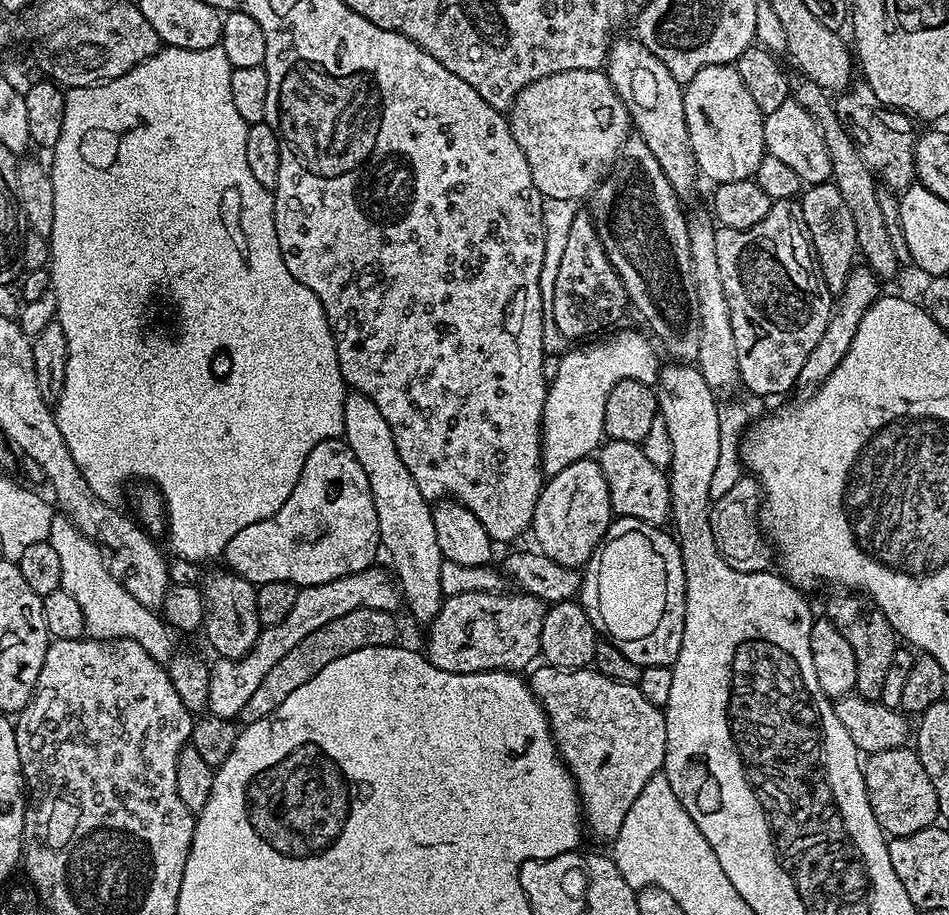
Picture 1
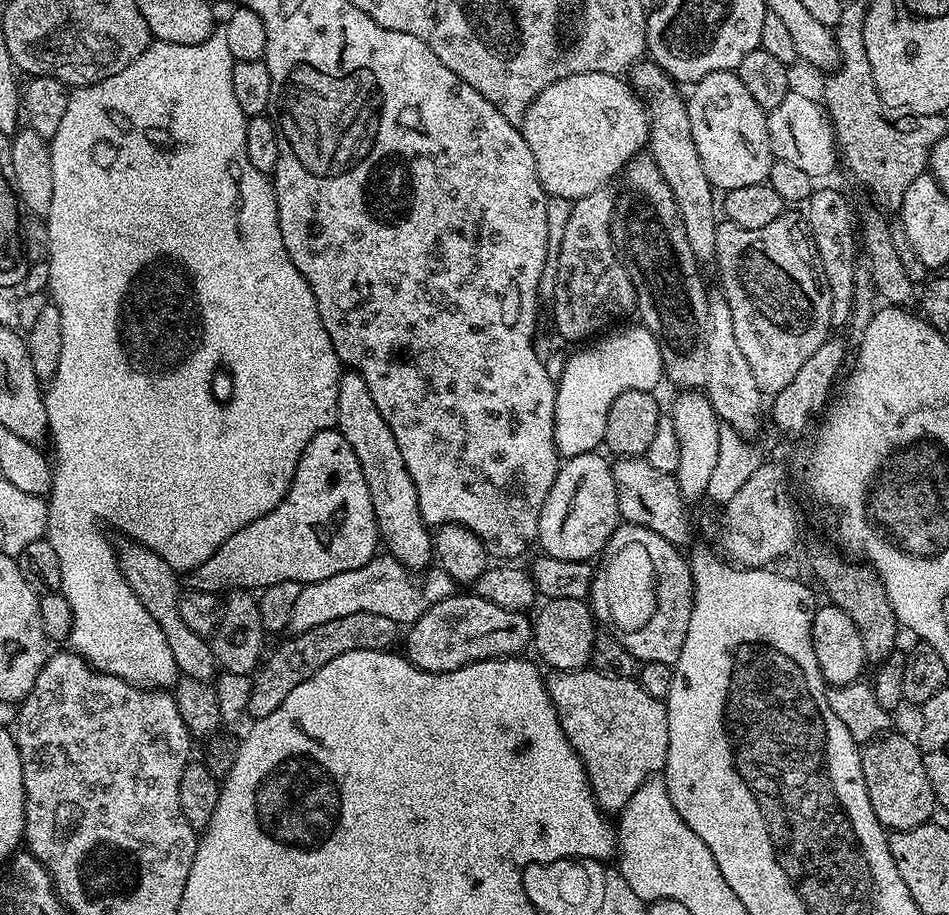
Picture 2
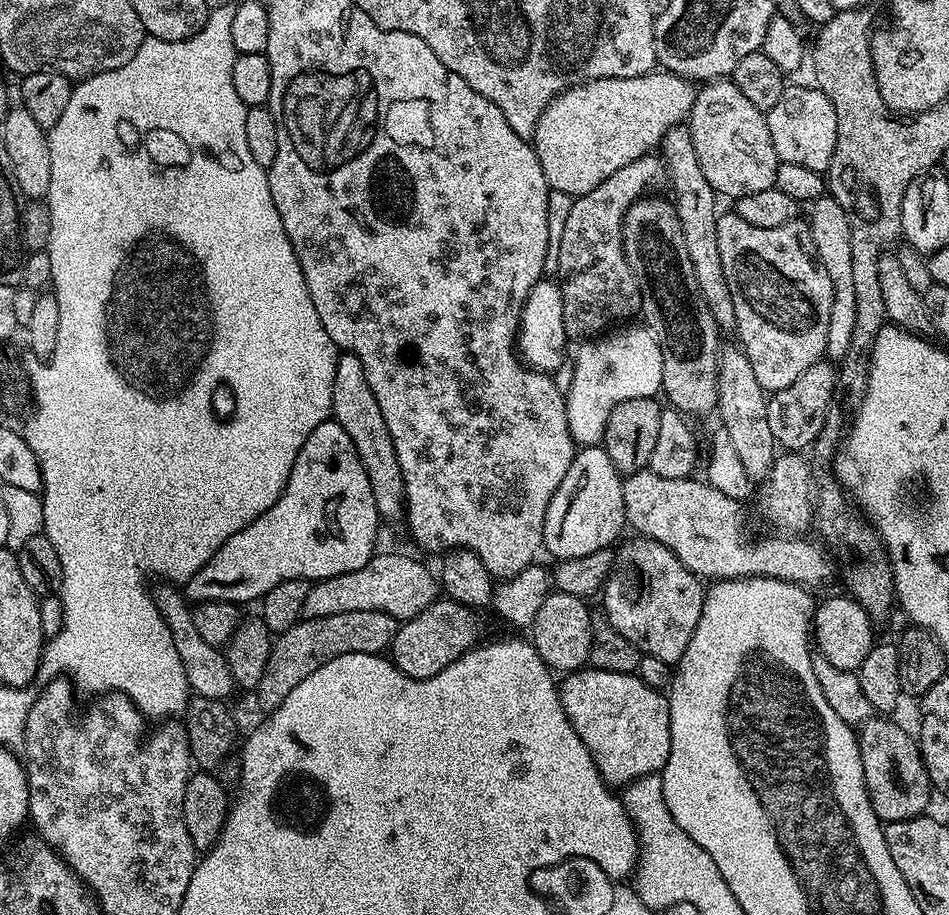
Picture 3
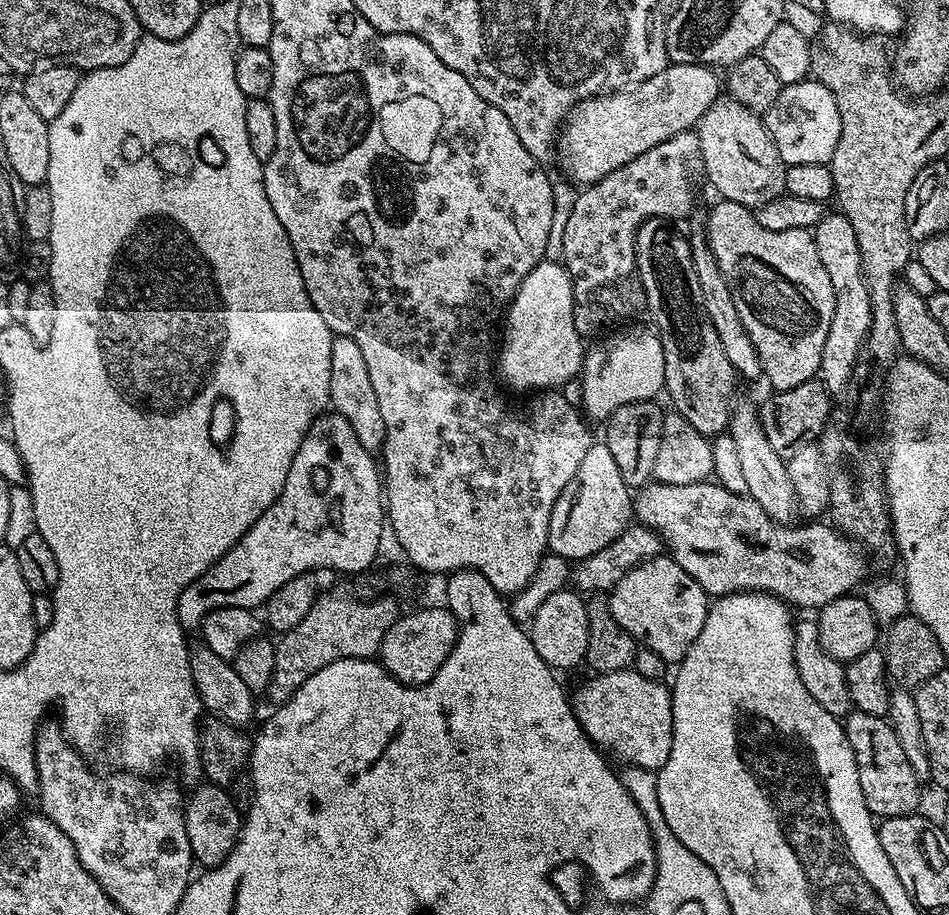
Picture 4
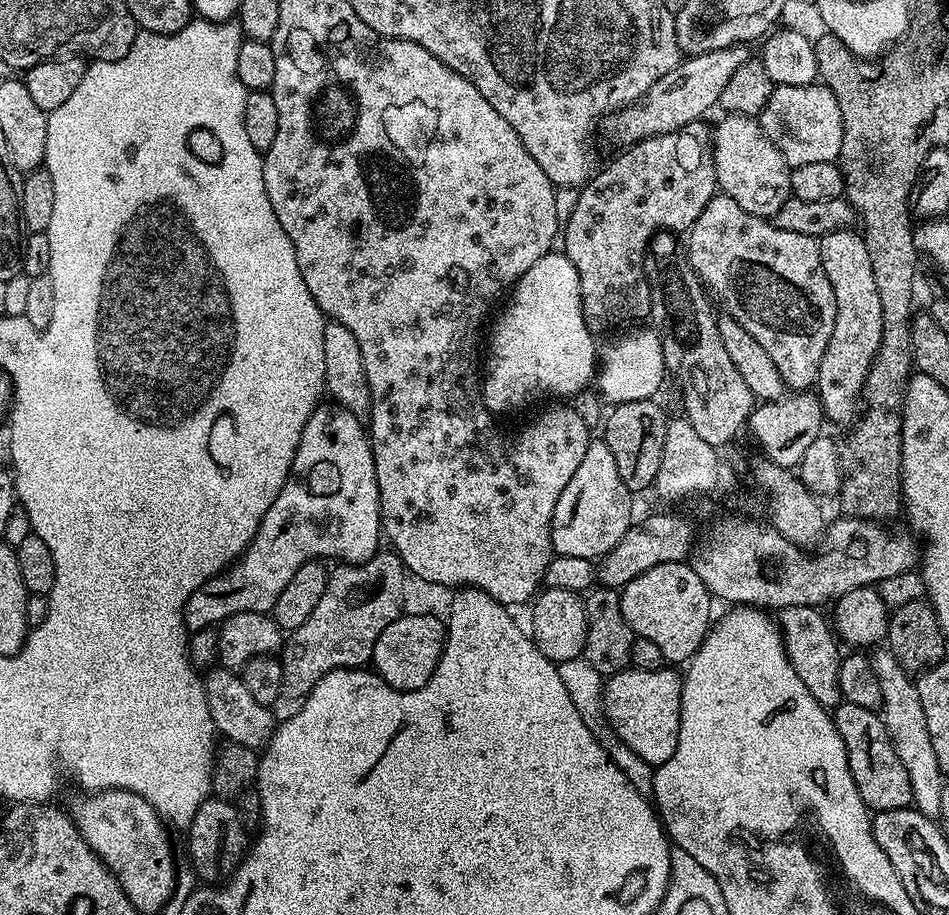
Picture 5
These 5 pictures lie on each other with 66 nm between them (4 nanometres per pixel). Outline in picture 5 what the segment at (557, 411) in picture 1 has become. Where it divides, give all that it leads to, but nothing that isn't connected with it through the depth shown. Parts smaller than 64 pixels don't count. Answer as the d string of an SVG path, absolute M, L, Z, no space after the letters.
M640 326L620 335L624 334L625 336L618 337L605 352L603 349L599 353L598 371L594 377L595 387L600 387L601 394L612 406L653 399L657 395L655 392L664 384L664 376L666 377L659 331L652 326Z

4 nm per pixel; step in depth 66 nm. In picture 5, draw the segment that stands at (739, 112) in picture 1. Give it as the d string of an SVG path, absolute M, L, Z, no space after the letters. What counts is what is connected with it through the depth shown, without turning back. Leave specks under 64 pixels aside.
M724 114L721 117L716 124L716 129L713 127L710 132L717 189L723 195L734 198L734 202L738 202L738 206L742 206L742 210L755 216L770 218L778 210L782 210L782 206L787 200L793 199L790 186L792 169L789 168L786 158L782 158L782 154L778 154L778 146L774 146L774 142L770 142L770 138L766 138L759 119L731 114Z

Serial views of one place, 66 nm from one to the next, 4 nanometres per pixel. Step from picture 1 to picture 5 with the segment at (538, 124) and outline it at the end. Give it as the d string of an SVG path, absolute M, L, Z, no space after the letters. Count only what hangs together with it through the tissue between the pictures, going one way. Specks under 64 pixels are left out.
M735 44L722 50L710 50L706 54L681 59L680 65L670 70L670 74L662 74L662 78L650 86L644 97L615 113L617 142L620 146L631 146L651 136L673 132L688 124L703 121L703 116L712 107L715 109L719 105L722 89L734 70L738 70L742 62L750 59L748 51L745 45Z

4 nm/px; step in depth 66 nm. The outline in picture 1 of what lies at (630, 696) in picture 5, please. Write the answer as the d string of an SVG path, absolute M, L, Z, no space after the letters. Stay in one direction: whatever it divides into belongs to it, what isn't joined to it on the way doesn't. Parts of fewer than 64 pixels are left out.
M539 666L531 669L530 687L536 700L546 714L552 727L552 740L560 753L570 775L576 779L580 789L580 807L589 833L593 832L600 840L611 842L618 838L622 822L634 798L642 791L642 786L654 778L654 774L664 767L666 754L666 722L663 708L655 708L646 698L642 698L639 687L626 682L614 682L602 673L586 668L554 668Z

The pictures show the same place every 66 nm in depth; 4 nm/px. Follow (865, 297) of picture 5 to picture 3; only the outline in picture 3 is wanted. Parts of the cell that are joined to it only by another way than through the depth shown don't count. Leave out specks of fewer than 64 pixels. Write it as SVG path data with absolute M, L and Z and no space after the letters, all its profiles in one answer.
M822 195L811 201L812 208L806 212L806 223L812 235L812 245L820 268L826 270L826 278L830 278L832 301L830 302L830 326L826 329L826 356L829 361L838 362L846 354L850 346L850 334L854 334L854 277L850 274L850 222L846 218L846 210L838 206L833 196Z

